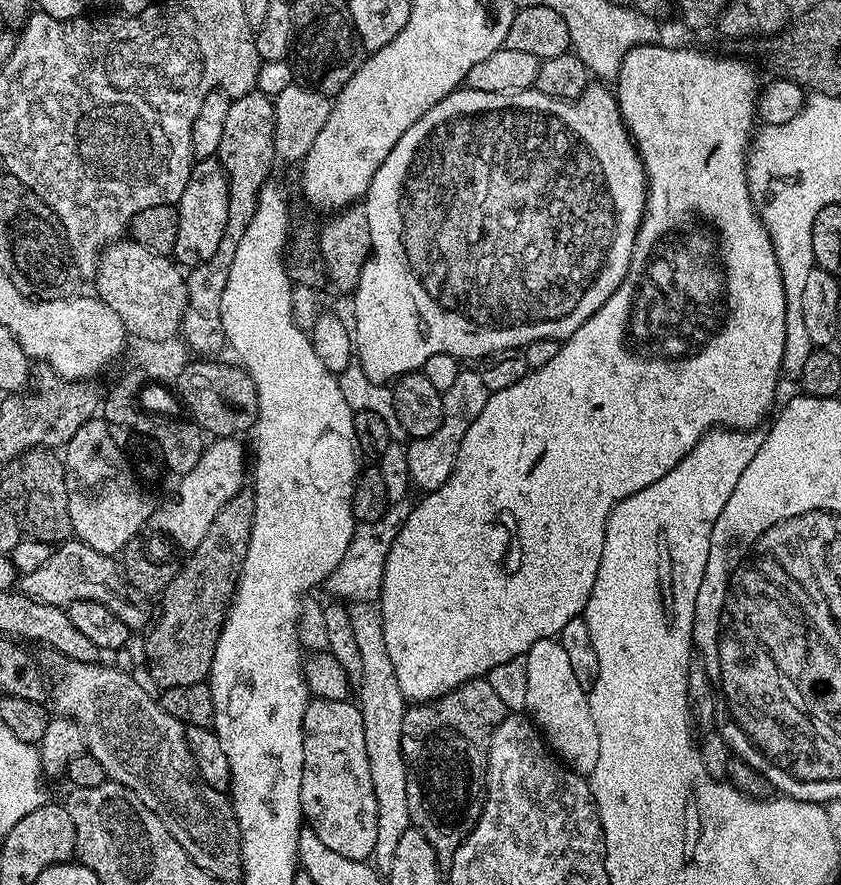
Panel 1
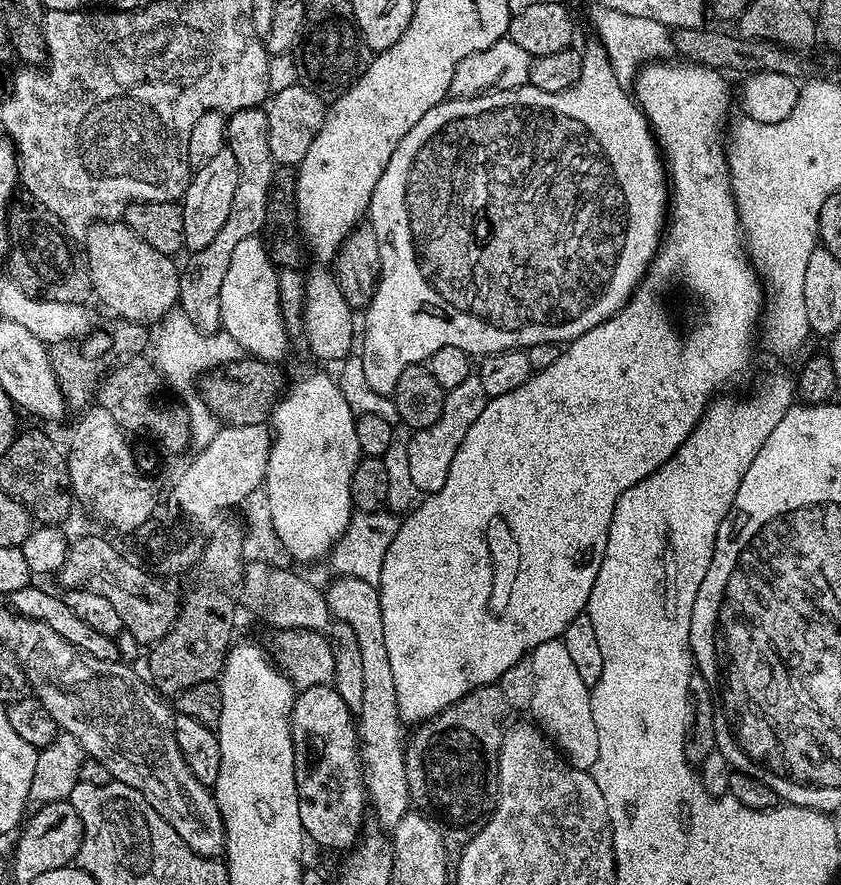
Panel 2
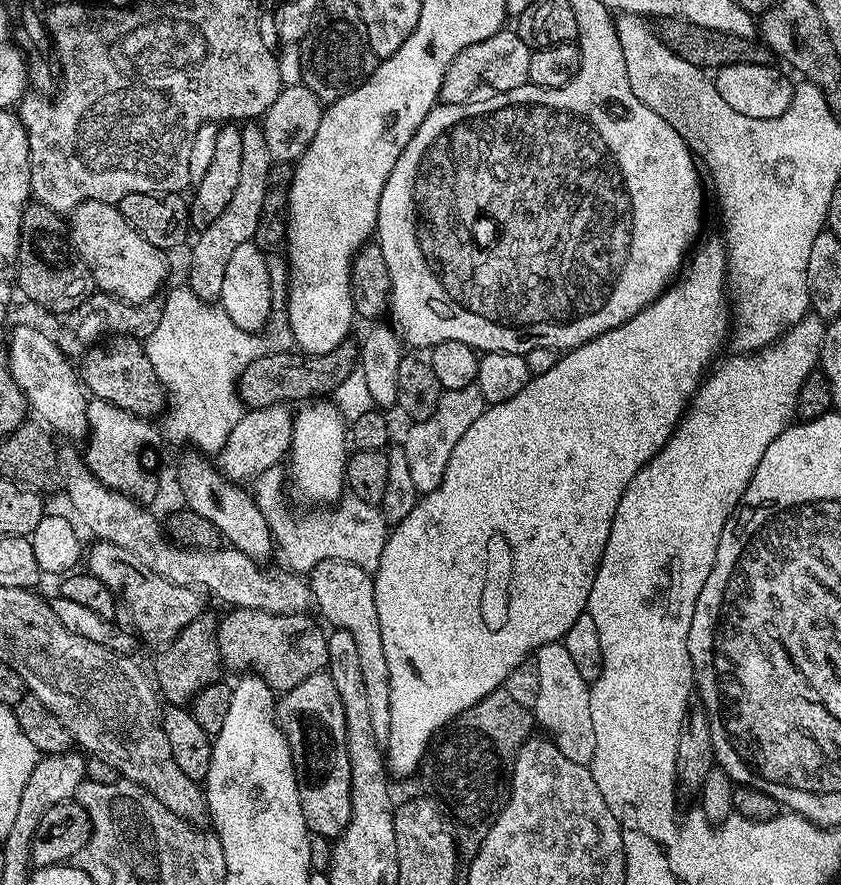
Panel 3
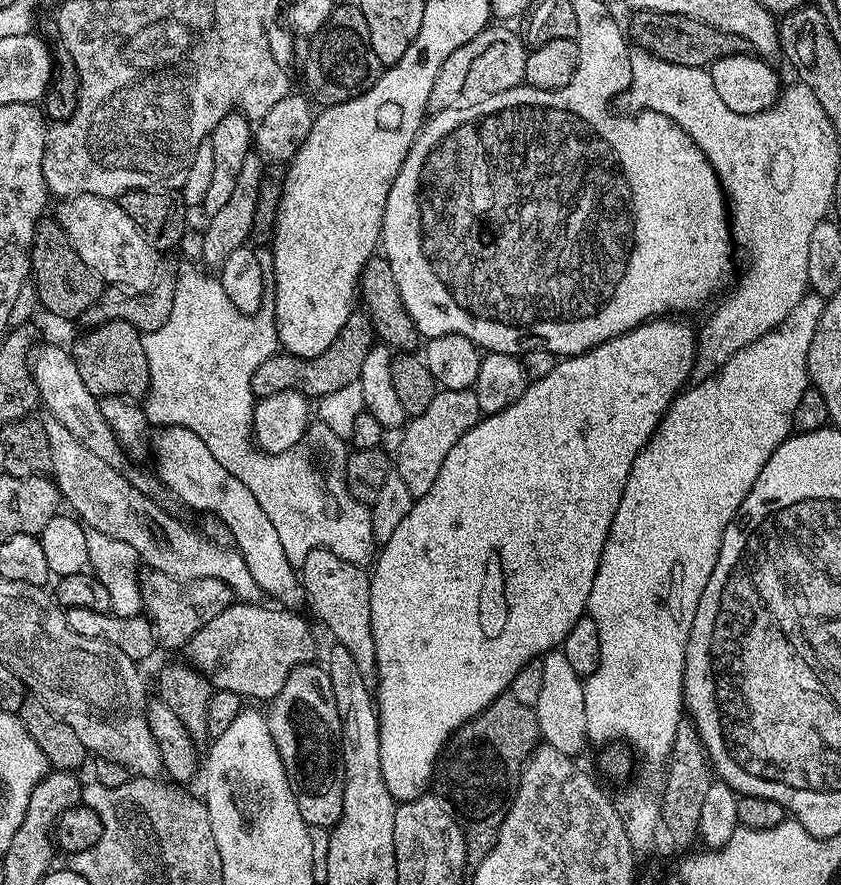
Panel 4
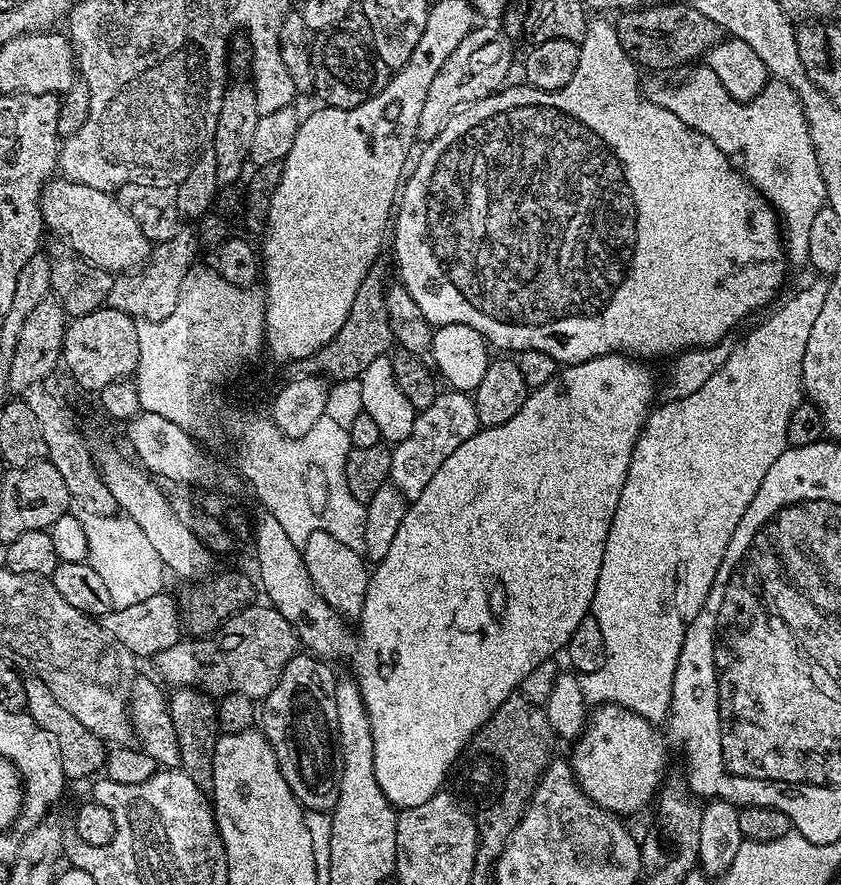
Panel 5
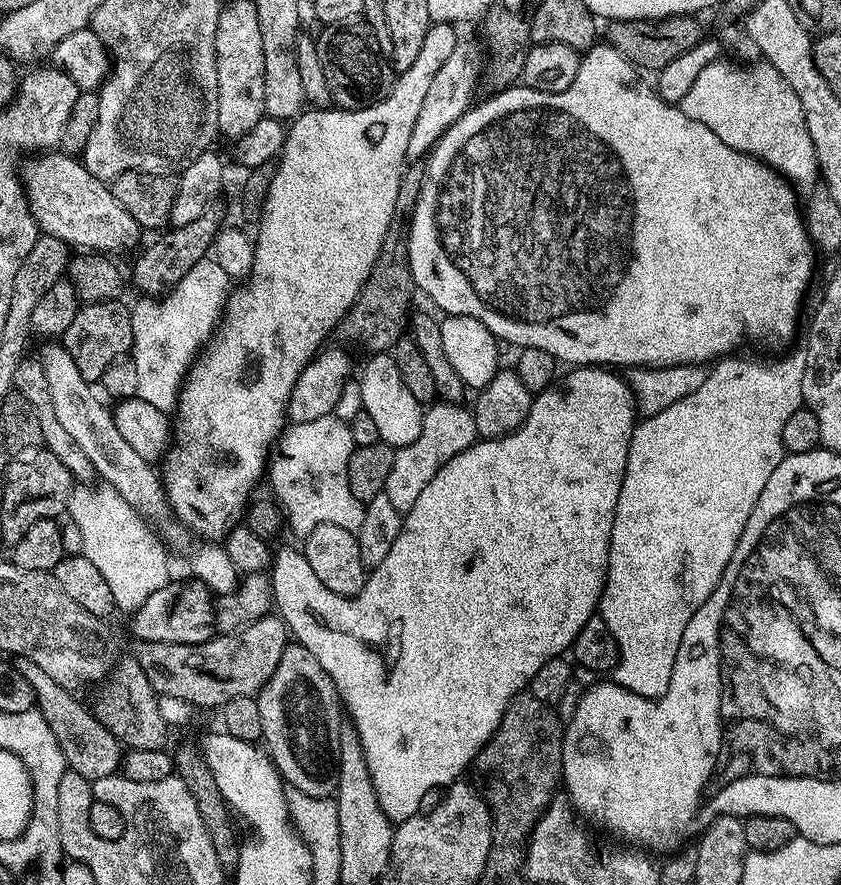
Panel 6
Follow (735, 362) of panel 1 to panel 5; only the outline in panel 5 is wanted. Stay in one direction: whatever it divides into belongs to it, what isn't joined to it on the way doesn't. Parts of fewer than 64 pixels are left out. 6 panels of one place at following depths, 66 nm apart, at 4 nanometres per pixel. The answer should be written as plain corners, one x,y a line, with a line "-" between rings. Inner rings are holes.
613,354
590,358
581,364
569,364
561,367
556,376
550,378
550,382
546,382
546,386
529,391
526,402
522,402
522,410
518,410
518,414
514,414
514,418
510,418
510,422
502,422
502,426
494,426
493,428
481,428
473,436
466,438
466,442
462,442
462,446
458,446
458,450
454,450
454,454
450,454
450,458
446,458
446,462
442,462
442,466
438,466
434,478
430,478
426,490
422,490
419,498
407,505
405,517
402,518
401,526
398,527
398,534
395,535
394,542
391,543
390,554
386,554
386,558
379,560
370,572
368,593
358,617
360,641
356,644
356,669
354,669
356,681
362,690
362,702
366,702
366,710
370,718
370,734
374,734
374,774
378,774
378,786
382,786
382,794
386,794
386,798
391,802
393,808
403,810
422,806
422,802
426,802
435,792
441,791
443,784
440,783
447,778
451,768
453,771
454,765
459,761
460,754
468,745
472,735
491,718
494,710
498,710
498,706
502,706
502,702
506,702
506,698
514,695
530,670
541,665
542,662
553,659
557,655
555,652
563,653
567,649
570,634
574,634
574,630
578,630
578,622
582,622
582,618
590,615
594,590
598,586
598,570
602,570
602,554
606,550
606,534
610,534
610,522
614,522
614,510
618,510
618,494
622,494
622,486
628,477
628,467
636,439
639,438
640,432
644,429
644,423
648,421
648,414
654,407
652,399
656,400
658,396
658,380
652,377
651,370
644,364
647,363
643,359
633,358
628,354

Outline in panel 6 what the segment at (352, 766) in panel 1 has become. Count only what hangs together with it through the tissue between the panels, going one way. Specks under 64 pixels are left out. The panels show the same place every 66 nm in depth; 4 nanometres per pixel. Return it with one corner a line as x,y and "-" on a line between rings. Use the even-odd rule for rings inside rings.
289,643
288,648
282,650
282,658
279,659
274,674
270,674
267,682
260,687
258,699
264,706
276,703
276,732
284,740
267,745
266,751
272,757
273,766
280,771
280,779
295,791
310,794
314,798
335,797
338,786
338,734
342,723
342,705
330,674
322,670
318,658
314,658
314,654
310,654
310,650
306,650
301,644

